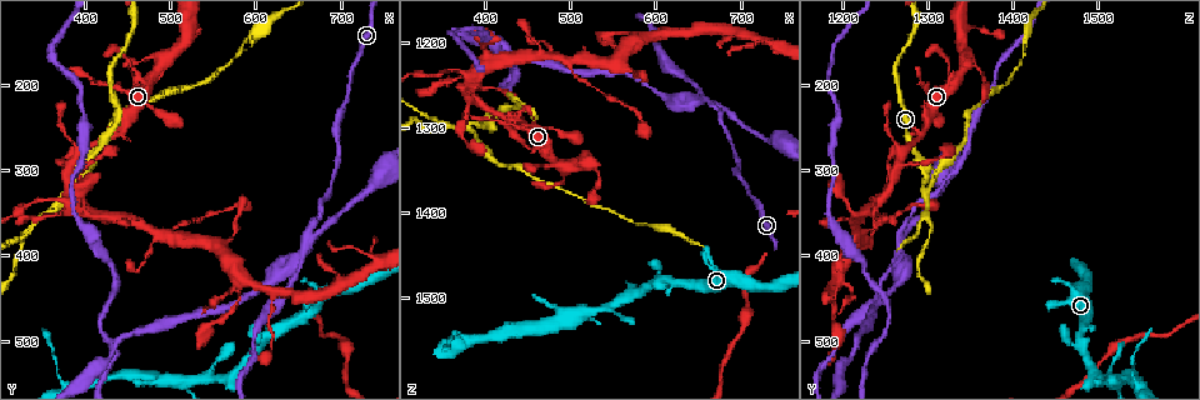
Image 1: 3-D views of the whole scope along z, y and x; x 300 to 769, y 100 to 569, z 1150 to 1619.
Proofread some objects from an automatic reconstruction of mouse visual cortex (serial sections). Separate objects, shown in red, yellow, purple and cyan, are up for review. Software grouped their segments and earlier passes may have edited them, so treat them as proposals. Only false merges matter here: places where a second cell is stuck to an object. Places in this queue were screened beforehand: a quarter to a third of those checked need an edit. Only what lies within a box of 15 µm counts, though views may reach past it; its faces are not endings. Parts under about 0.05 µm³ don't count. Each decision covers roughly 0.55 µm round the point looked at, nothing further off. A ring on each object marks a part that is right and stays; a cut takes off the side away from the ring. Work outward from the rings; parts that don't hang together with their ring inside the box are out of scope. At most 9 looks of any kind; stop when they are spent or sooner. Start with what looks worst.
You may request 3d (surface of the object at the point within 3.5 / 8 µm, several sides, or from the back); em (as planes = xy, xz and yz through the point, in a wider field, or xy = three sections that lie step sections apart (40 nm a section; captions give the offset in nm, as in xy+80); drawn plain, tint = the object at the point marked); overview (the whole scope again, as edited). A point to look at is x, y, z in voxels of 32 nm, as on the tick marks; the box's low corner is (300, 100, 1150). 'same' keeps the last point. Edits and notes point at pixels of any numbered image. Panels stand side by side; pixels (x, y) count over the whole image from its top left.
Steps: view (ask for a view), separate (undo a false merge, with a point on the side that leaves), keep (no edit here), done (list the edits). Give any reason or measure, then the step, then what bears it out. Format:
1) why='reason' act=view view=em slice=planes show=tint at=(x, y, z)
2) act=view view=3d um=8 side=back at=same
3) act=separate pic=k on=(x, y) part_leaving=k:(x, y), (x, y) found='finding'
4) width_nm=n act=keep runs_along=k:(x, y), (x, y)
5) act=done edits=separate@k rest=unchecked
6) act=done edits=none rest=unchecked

why='a fork' act=view view=3d um=3.5 at=(665, 365, 1270)

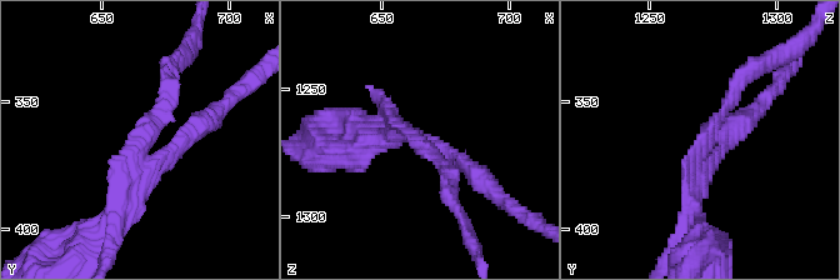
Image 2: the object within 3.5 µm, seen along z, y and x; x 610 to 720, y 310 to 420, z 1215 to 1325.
act=view view=em slice=xy step=2 show=tint at=(666, 369, 1271)

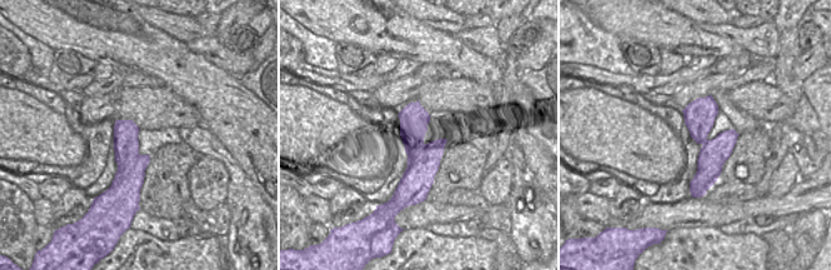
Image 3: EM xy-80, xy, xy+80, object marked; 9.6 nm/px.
arm_widths_nm=200,200,200 act=separate pic=2 on=(334, 113) border=3:(140, 155), (118, 160), (111, 186) found='two cells meet here'

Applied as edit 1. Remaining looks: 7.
act=view view=3d um=8 side=back at=(525, 545, 1515)

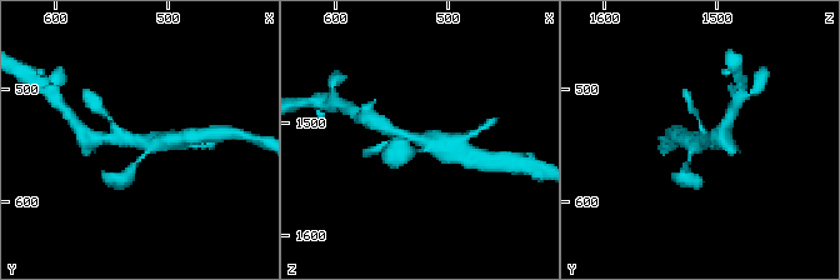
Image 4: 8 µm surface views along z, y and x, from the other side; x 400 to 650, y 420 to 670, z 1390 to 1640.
arms=3 arm_widths_nm=100,250,600 why='shape alone is not enough' act=view view=em slice=xy step=3 show=tint at=(520, 548, 1516)

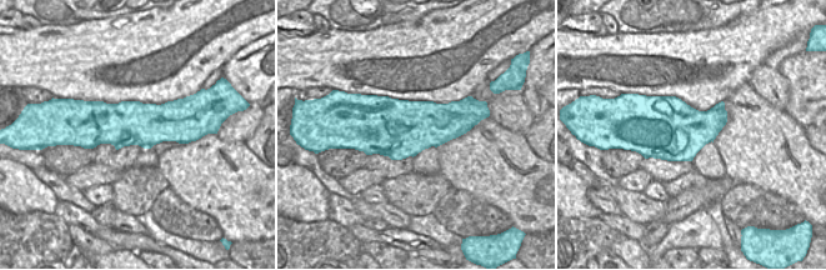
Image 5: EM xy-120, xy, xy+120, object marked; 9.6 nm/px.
act=keep runs_along=4:(389, 129), (459, 149) found='continuous, no second cell'

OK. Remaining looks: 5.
why='sharp bend' act=view view=3d um=3.5 at=(390, 340, 1240)

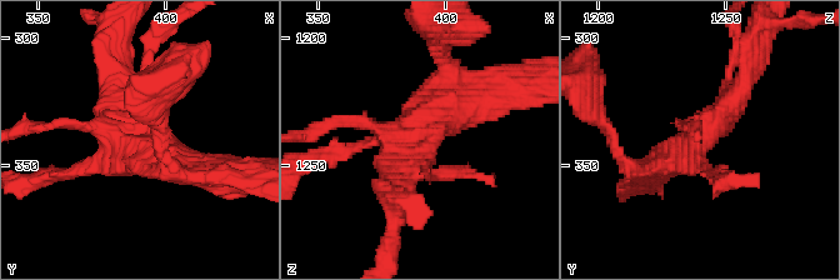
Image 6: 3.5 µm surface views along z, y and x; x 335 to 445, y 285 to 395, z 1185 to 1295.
arms=4 arm_widths_nm=150,150,300,450 why='shape alone is not enough' act=view view=em slice=planes show=tint at=(385, 339, 1239)

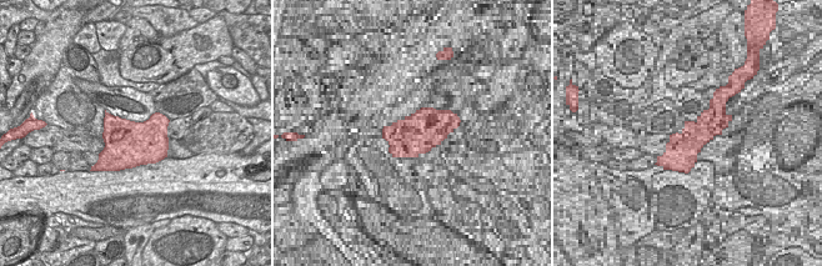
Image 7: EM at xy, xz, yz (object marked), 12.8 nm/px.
width_nm=600 act=separate pic=6 on=(328, 125) part_leaving=6:(371, 125), (336, 119), (314, 131) found='a second cell is stuck on'

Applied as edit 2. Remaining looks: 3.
why='see it whole again' act=view view=overview

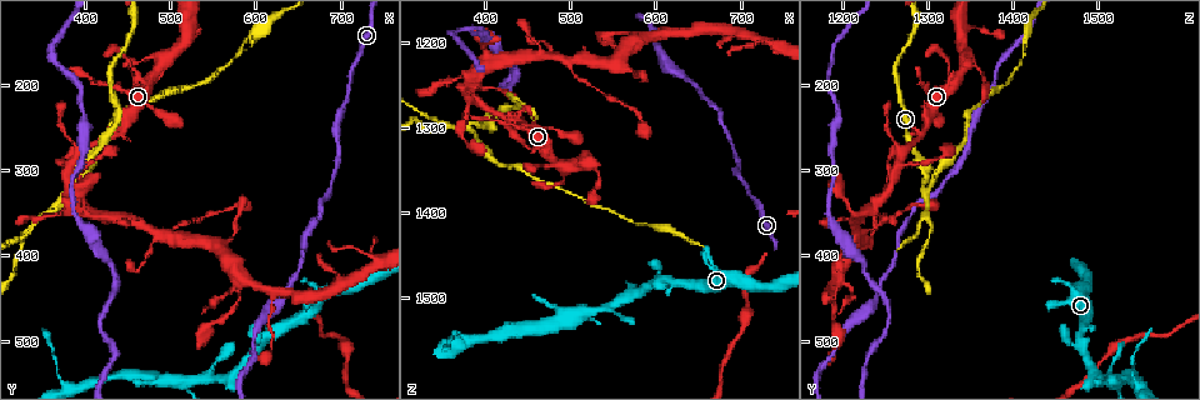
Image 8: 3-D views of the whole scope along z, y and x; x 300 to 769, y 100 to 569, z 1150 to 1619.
why='small branch off a trunk' act=view view=3d um=3.5 at=(490, 375, 1220)

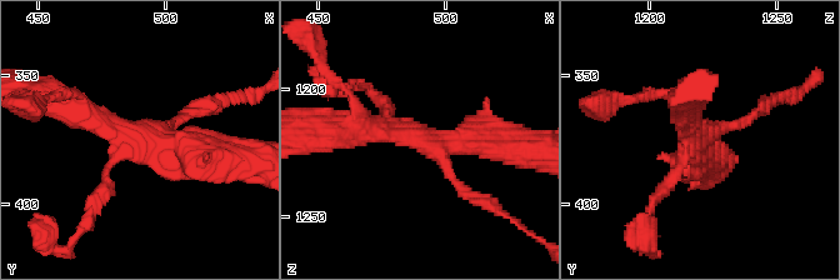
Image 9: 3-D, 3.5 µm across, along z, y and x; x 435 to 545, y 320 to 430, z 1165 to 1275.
act=view view=em slice=xy step=3 show=tint at=(491, 375, 1219)

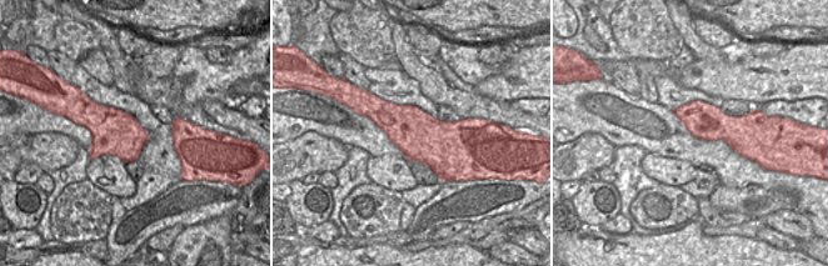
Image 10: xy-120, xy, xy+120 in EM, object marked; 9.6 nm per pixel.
act=keep runs_along=9:(70, 105), (220, 159) found='all the same cell'

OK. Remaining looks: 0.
act=done edits=separate@2,separate@6 rest=unchecked

